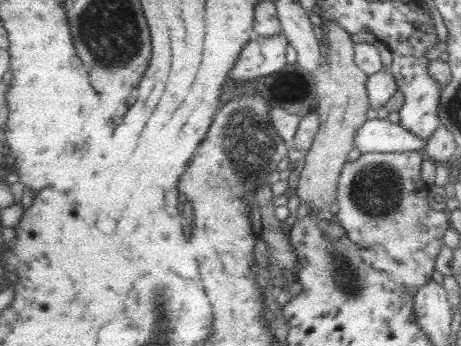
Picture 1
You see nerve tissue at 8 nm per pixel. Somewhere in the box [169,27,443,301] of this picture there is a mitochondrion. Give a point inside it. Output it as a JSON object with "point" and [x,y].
{"point":[247,149]}

